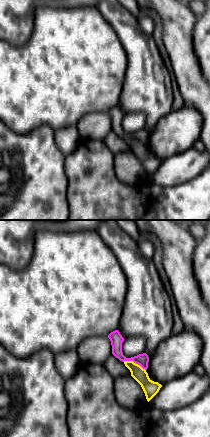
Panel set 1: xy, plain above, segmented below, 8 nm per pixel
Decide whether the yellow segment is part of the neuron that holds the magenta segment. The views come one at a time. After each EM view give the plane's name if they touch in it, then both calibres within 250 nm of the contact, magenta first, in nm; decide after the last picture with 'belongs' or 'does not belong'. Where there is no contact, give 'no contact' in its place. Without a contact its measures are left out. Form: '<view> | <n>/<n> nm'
xy | 100/120 nm

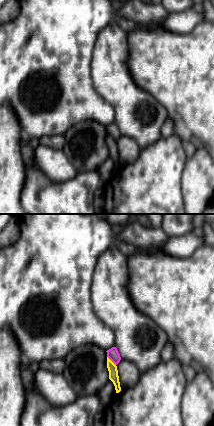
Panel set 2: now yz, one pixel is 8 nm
yz | 90/80 nm

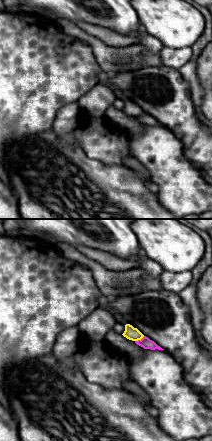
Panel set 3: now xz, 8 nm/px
xz | 90/110 nm

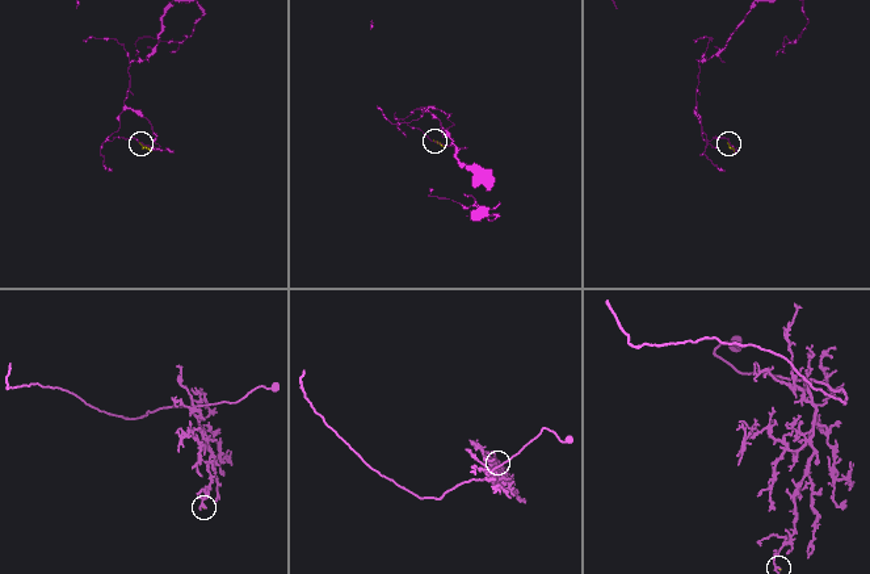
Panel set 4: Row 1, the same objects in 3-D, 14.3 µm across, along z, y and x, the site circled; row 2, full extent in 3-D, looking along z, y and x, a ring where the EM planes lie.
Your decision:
does not belong

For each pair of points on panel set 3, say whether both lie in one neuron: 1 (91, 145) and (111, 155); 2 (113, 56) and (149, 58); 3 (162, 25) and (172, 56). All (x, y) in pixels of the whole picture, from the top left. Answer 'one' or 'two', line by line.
1: one
2: one
3: two

